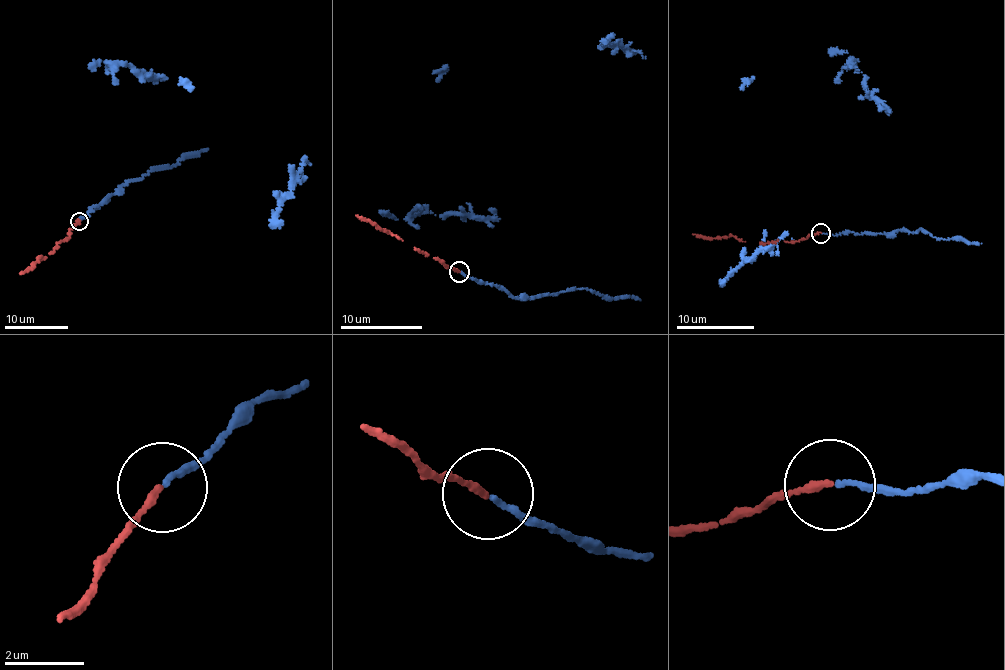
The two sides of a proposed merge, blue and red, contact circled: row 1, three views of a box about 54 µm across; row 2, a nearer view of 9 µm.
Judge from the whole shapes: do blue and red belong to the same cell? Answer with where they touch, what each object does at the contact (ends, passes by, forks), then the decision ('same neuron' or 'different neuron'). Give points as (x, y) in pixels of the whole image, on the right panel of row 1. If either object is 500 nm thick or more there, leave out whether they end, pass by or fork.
(820, 233) | blue ends | red ends | same neuron

